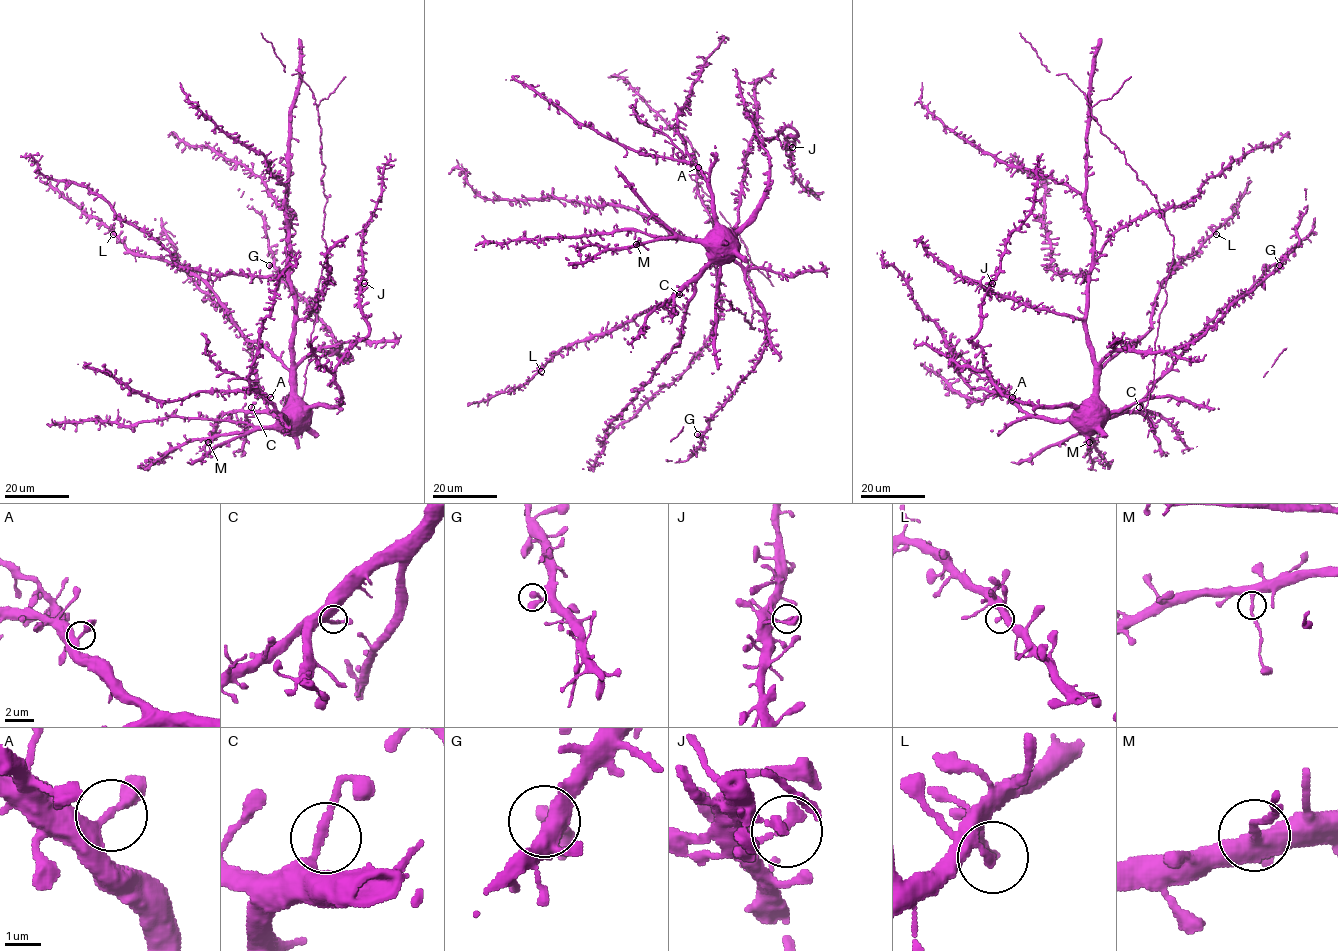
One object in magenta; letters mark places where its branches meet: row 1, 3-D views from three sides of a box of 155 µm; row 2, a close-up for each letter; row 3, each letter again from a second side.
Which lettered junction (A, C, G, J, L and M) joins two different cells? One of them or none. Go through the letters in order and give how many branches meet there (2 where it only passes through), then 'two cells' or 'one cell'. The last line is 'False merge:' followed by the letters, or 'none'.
A: branches 2; one cell
C: branches 2; one cell
G: branches 2; one cell
J: branches 2; one cell
L: branches 2; one cell
M: branches 2; two cells
False merge: M

